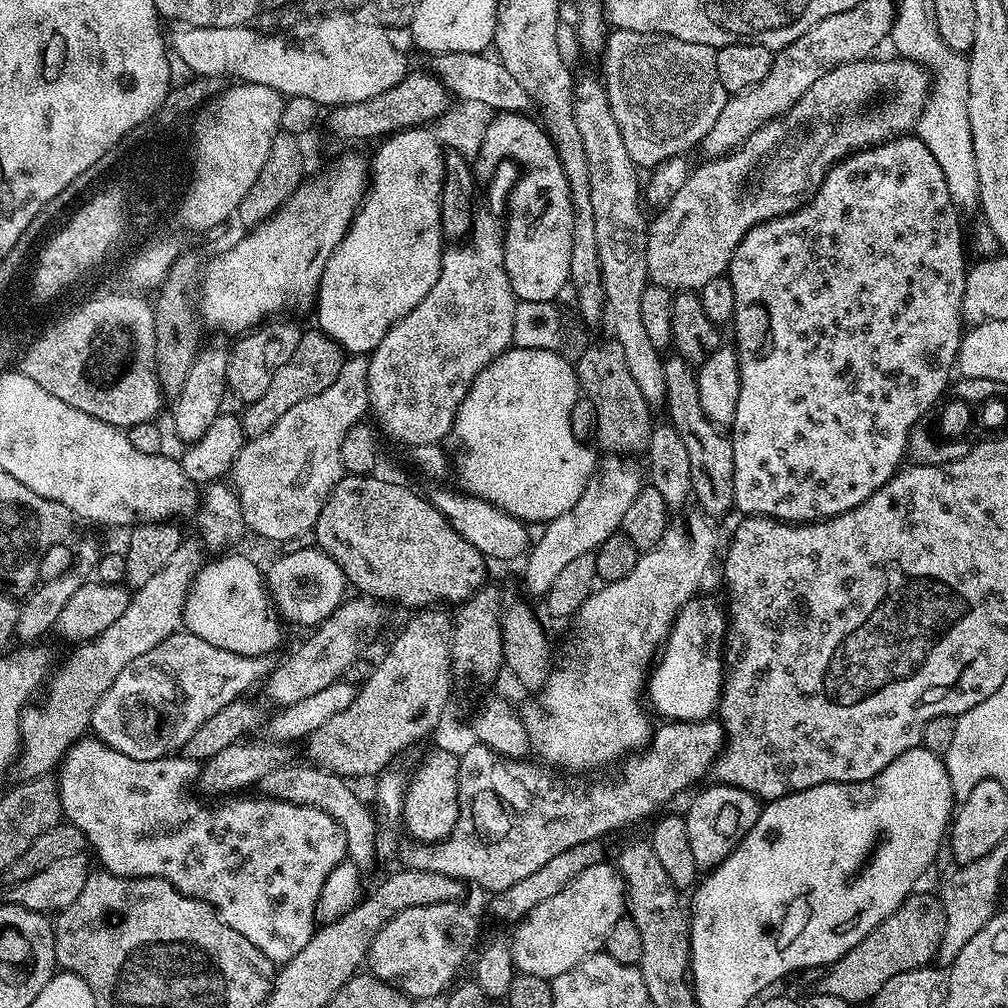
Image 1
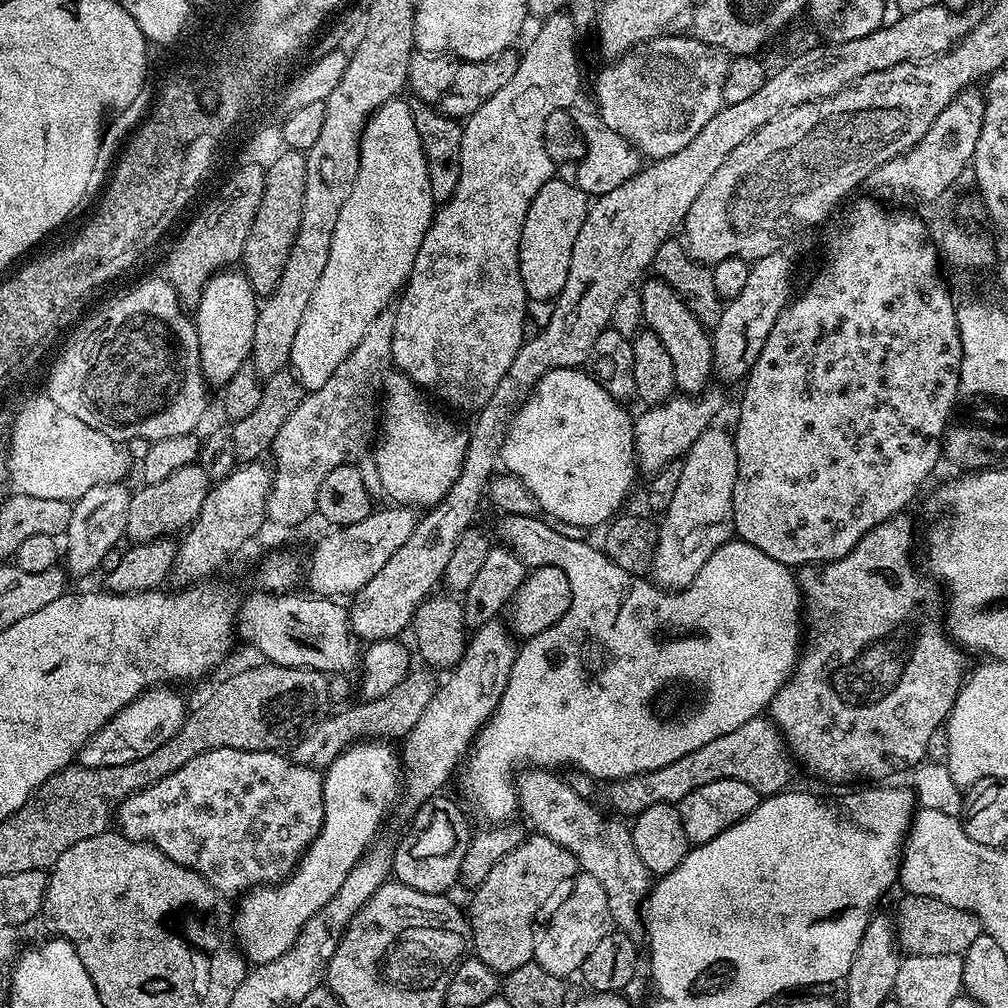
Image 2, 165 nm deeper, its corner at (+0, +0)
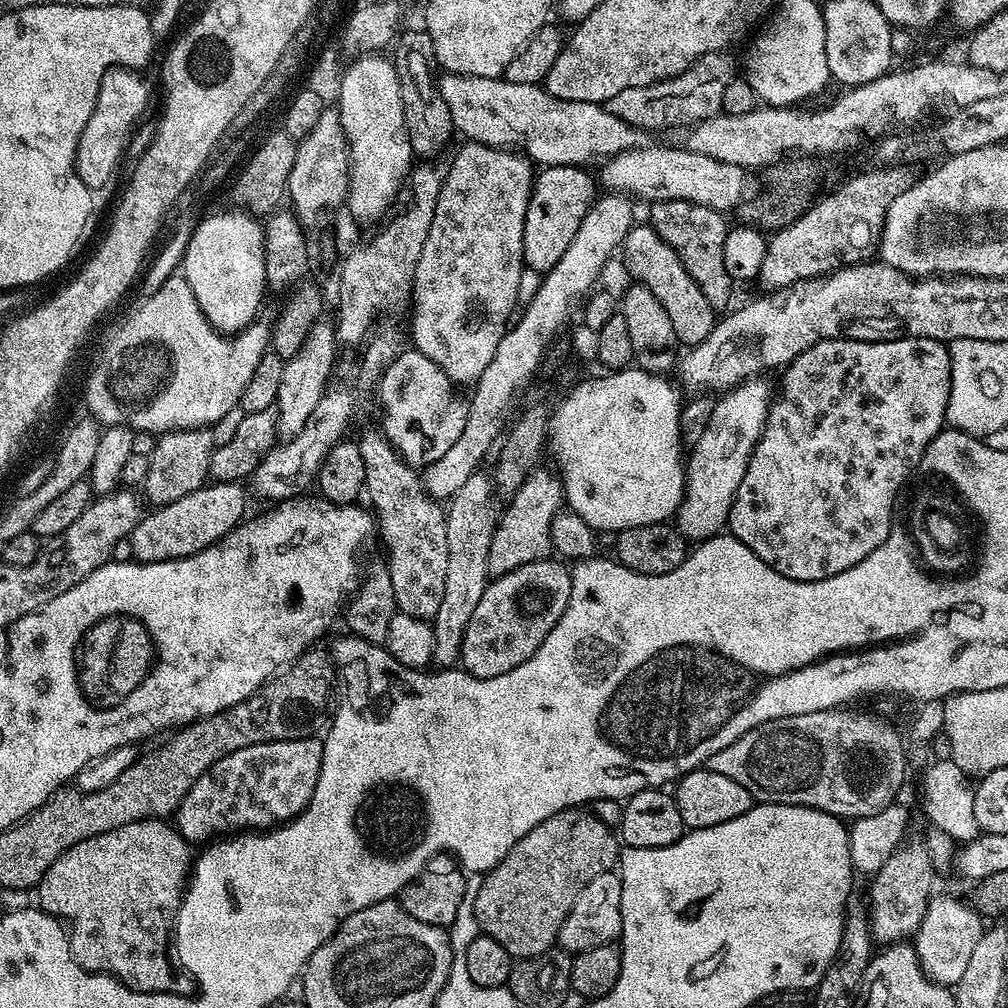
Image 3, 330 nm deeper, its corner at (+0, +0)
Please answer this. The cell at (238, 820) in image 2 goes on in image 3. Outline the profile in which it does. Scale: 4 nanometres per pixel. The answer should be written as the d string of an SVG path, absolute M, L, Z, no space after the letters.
M319 735L234 750L194 782L174 814L174 827L189 842L208 842L241 830L268 830L286 824L310 802L314 786L318 786L323 753L324 741Z

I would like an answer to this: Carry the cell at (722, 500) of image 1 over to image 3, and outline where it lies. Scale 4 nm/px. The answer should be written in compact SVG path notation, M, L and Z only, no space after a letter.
M648 222L637 223L628 231L624 236L623 252L624 264L632 275L631 279L646 286L646 290L650 290L650 294L654 294L654 298L662 302L674 326L677 341L684 346L701 344L715 326L718 316L713 312L710 302L706 302L702 290L698 290L698 282L694 282L694 278L686 274L686 266L682 266L678 254L674 254L674 250L670 250L670 246L666 246L666 242L658 238L658 234Z

